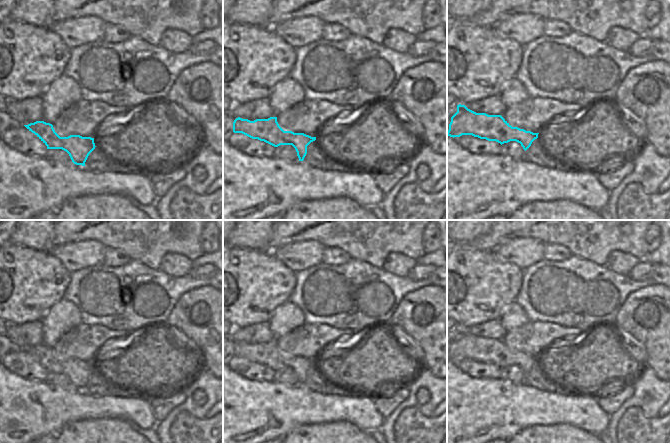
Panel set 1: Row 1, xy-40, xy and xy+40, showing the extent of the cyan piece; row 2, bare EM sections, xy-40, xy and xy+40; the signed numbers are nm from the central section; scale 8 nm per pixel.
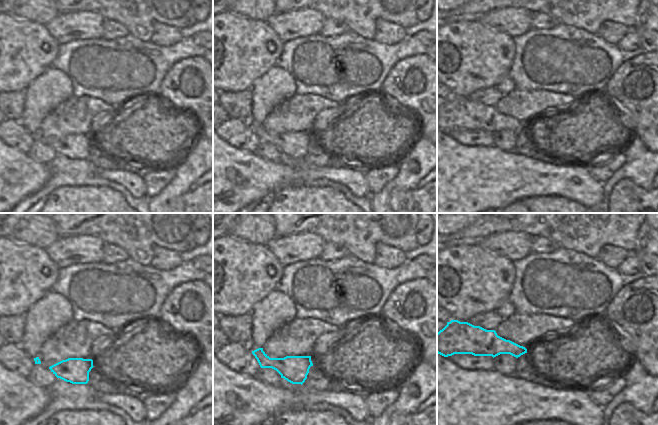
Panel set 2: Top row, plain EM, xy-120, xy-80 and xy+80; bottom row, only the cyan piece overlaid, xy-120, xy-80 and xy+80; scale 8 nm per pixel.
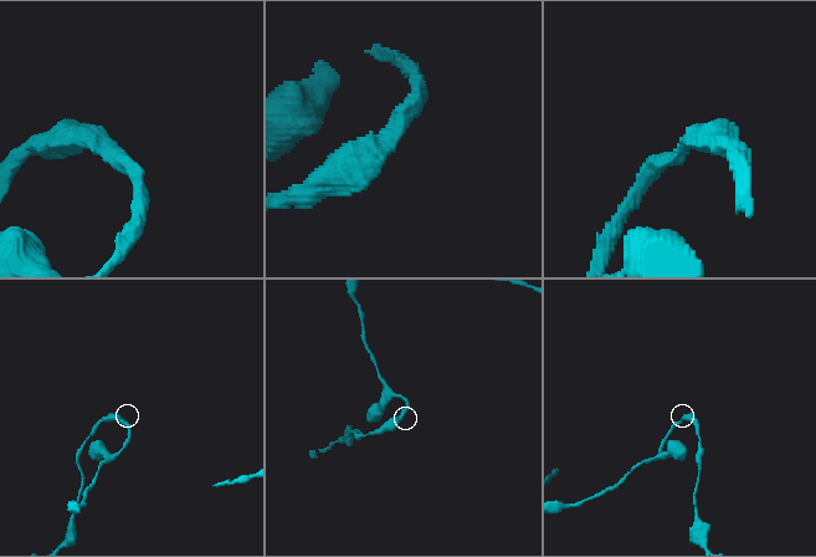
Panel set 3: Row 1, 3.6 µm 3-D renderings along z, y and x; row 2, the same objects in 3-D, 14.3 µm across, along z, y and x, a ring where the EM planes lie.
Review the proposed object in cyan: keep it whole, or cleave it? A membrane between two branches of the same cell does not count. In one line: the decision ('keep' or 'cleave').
keep

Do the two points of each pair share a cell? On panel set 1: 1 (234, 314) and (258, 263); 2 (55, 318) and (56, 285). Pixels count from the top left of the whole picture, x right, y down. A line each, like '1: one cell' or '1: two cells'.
1: one cell
2: two cells

